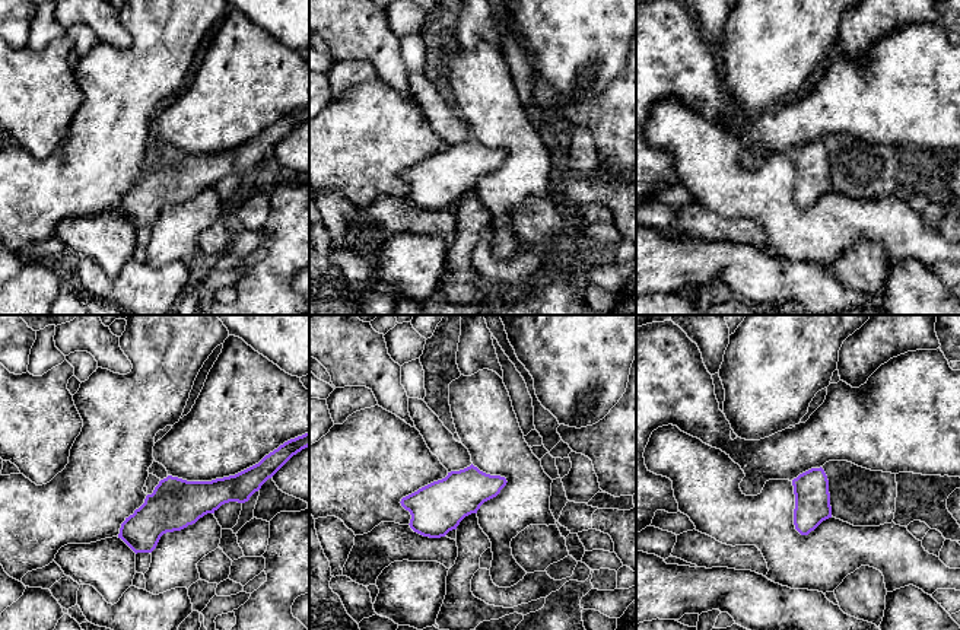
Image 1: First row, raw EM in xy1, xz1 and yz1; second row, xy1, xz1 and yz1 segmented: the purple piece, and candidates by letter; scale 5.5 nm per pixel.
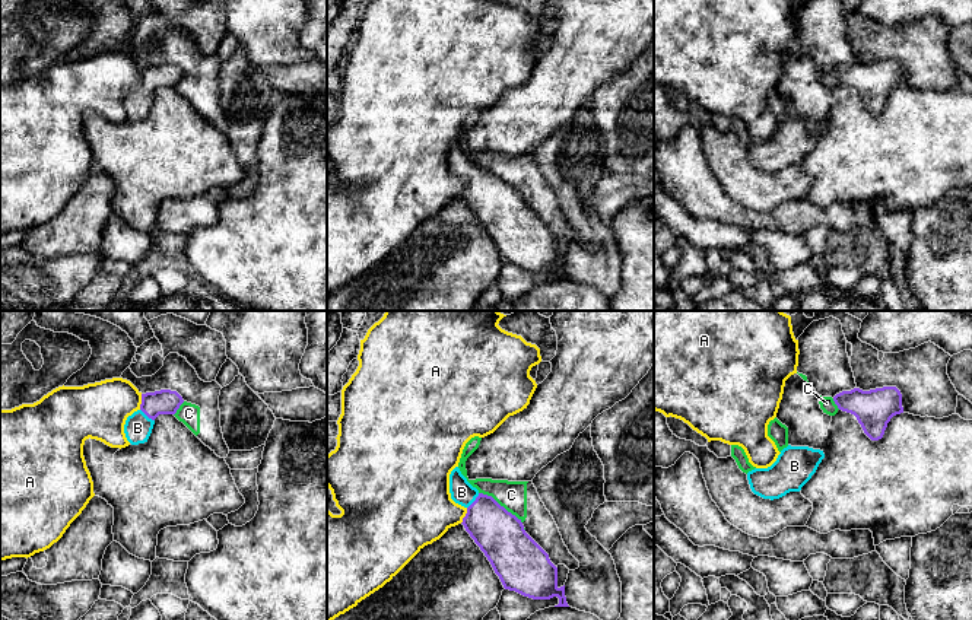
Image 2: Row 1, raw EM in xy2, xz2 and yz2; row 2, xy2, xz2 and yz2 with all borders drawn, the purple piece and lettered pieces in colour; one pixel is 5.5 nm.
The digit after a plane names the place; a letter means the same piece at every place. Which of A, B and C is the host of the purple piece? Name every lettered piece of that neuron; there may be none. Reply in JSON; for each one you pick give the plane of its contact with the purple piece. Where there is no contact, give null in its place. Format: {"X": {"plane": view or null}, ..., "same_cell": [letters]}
{"B": {"plane": "xz2"}, "same_cell": ["B"]}

